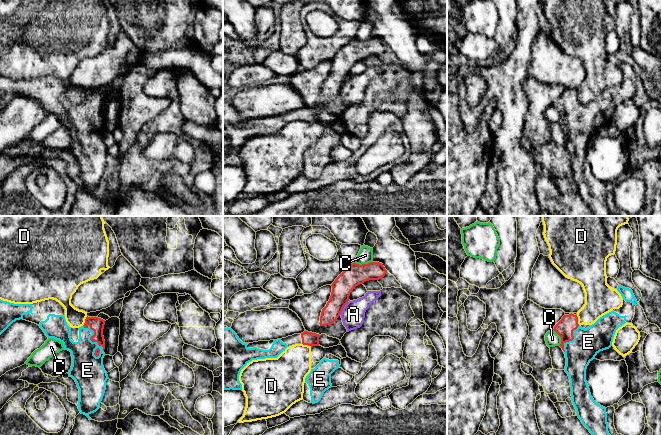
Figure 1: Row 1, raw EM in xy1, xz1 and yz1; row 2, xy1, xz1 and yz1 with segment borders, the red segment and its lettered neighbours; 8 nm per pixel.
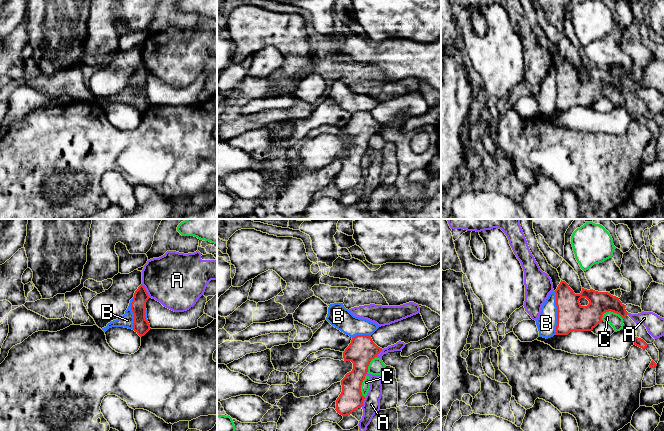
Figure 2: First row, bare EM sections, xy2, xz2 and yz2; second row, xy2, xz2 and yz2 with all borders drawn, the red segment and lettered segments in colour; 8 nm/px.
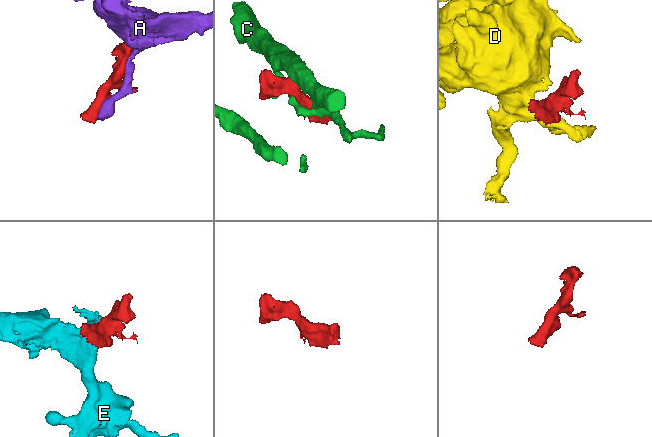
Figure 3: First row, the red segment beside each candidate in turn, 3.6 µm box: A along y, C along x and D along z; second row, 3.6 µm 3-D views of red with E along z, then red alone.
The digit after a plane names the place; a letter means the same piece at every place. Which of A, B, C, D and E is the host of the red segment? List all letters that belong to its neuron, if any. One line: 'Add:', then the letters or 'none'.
Add: E

